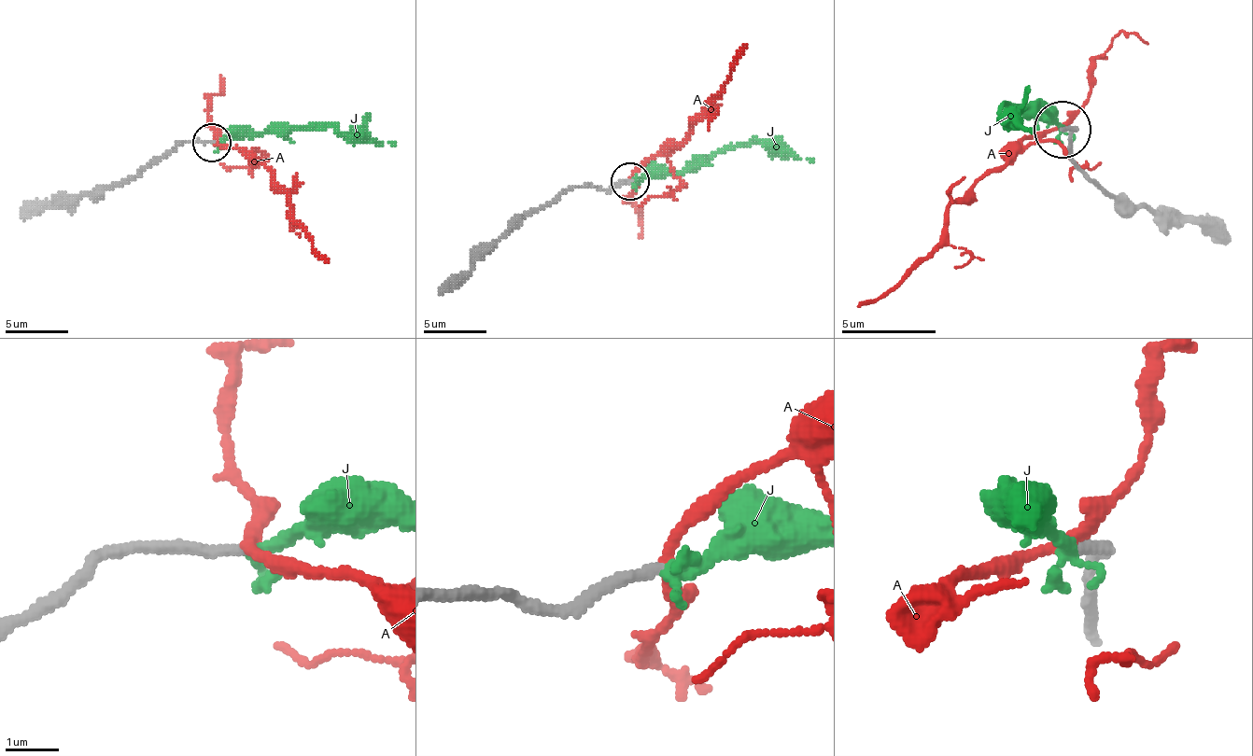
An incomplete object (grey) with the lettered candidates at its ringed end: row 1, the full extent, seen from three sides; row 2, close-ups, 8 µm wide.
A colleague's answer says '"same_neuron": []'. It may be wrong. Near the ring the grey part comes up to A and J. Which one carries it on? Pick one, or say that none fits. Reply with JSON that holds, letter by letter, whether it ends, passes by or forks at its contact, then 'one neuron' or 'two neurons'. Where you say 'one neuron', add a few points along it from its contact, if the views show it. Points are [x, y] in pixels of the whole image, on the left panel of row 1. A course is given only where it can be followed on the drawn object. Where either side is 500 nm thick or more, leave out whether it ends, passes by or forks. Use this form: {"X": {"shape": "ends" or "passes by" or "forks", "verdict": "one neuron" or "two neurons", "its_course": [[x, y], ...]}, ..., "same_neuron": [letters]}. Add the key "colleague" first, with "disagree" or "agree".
{"colleague": "disagree", "A": {"shape": "passes by", "verdict": "two neurons"}, "J": {"shape": "ends", "verdict": "one neuron", "its_course": [[211, 142], [280, 129], [334, 126], [350, 135], [369, 135], [394, 145]]}, "same_neuron": ["J"]}

